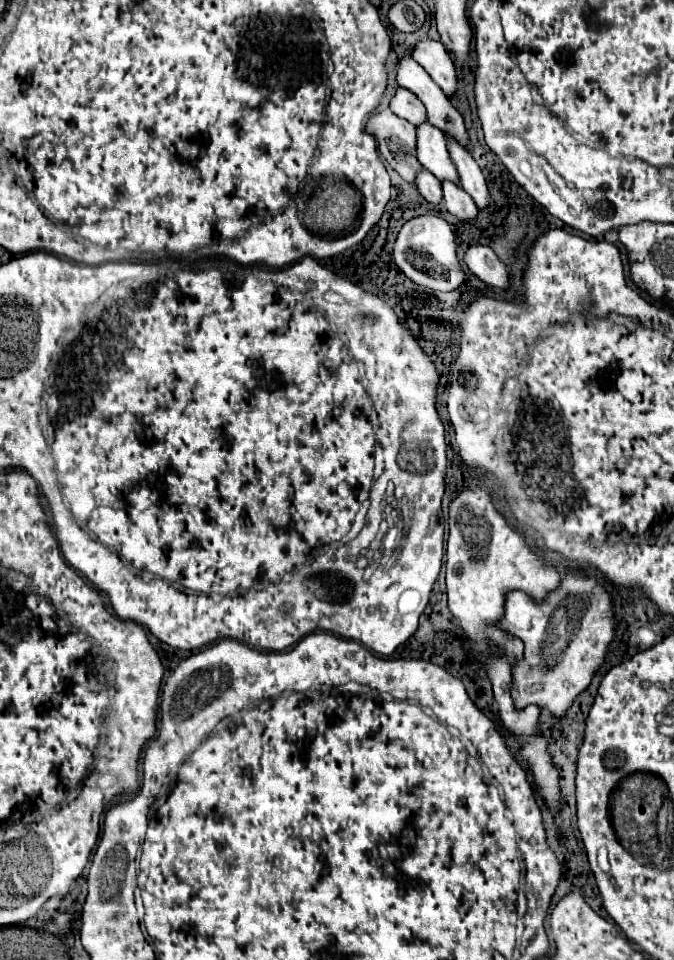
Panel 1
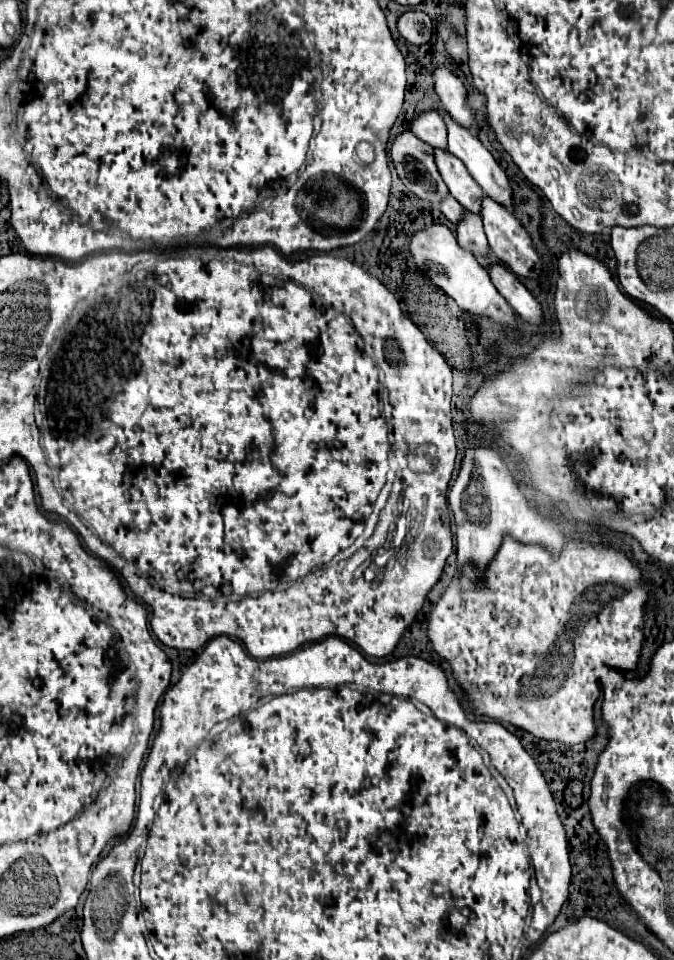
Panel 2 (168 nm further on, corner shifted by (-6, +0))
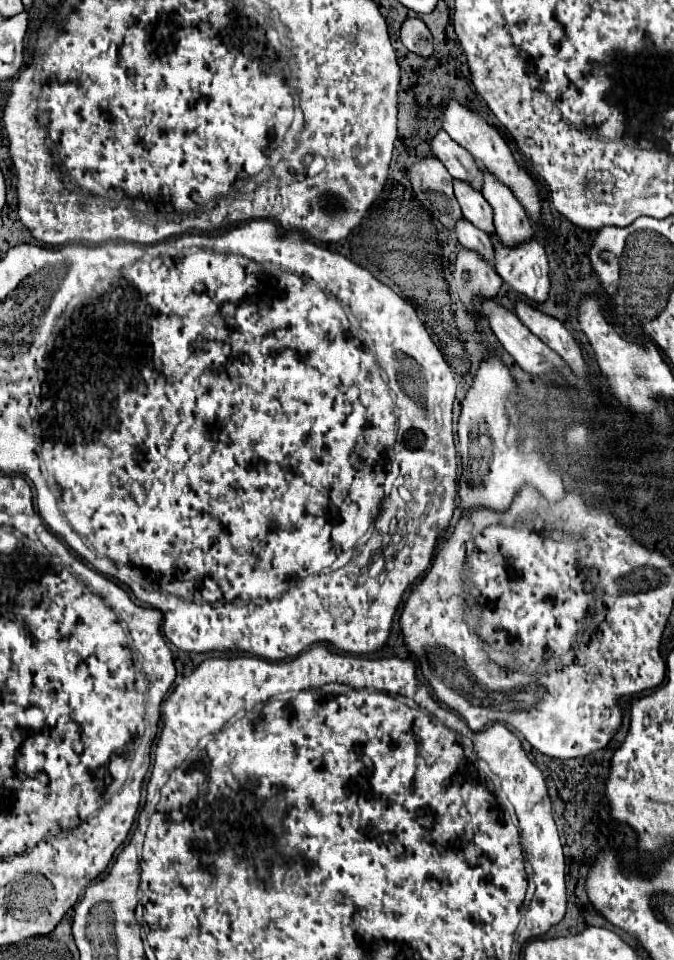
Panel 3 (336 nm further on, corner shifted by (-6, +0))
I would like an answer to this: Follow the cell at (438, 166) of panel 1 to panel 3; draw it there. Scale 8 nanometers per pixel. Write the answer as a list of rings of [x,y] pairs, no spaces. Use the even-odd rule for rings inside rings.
[[[454,179],[454,195],[462,207],[464,217],[470,219],[470,223],[474,223],[478,229],[482,229],[486,233],[494,231],[490,205],[486,203],[486,199],[482,197],[480,191],[470,187],[470,183],[466,183],[462,179]]]

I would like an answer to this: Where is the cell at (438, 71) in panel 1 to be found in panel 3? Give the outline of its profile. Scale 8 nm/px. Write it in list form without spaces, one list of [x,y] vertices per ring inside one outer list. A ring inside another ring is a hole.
[[[450,99],[450,103],[446,105],[444,109],[444,119],[442,119],[442,127],[444,131],[458,143],[462,145],[476,161],[480,161],[492,175],[496,175],[498,179],[502,179],[502,183],[506,183],[514,195],[518,195],[518,201],[526,207],[526,213],[538,223],[538,217],[540,217],[540,201],[538,201],[538,193],[536,193],[536,187],[534,187],[534,181],[530,179],[530,175],[520,169],[506,145],[506,141],[500,137],[500,133],[490,125],[486,123],[478,113],[474,113],[472,109],[464,107],[460,101],[456,99]]]

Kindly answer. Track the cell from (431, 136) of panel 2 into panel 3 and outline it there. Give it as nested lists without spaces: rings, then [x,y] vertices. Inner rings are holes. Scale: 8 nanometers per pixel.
[[[440,129],[434,135],[434,139],[430,141],[430,149],[446,165],[446,169],[452,177],[470,183],[474,189],[480,189],[482,173],[480,173],[478,165],[474,163],[474,157],[464,147],[454,143],[444,129]]]

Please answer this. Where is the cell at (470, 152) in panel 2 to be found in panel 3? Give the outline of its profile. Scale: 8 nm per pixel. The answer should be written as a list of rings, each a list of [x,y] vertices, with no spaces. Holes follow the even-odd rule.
[[[480,165],[482,171],[482,195],[494,209],[494,227],[498,231],[498,237],[506,245],[516,245],[518,241],[526,241],[534,237],[532,225],[528,221],[528,215],[518,203],[516,195],[510,191],[508,185],[498,181],[490,171]]]

